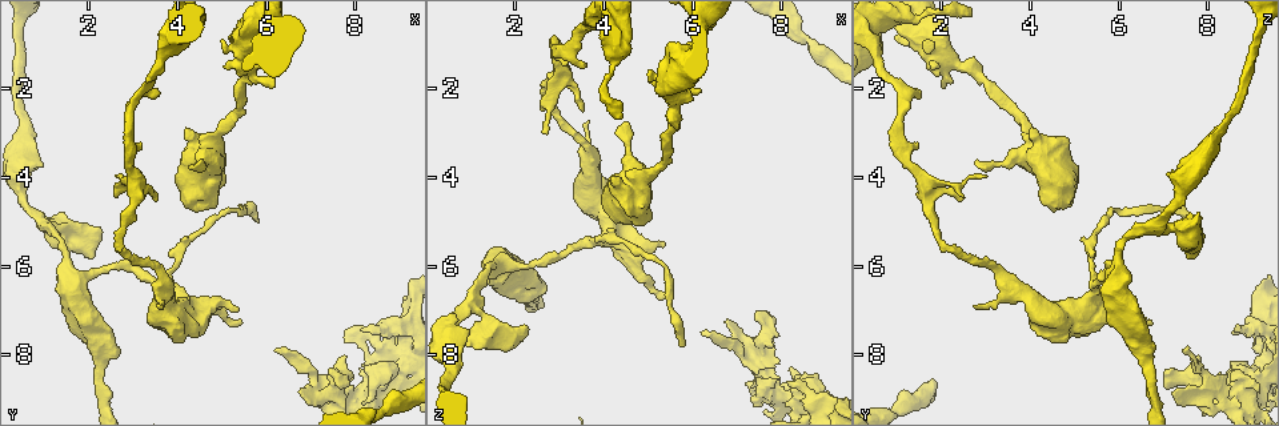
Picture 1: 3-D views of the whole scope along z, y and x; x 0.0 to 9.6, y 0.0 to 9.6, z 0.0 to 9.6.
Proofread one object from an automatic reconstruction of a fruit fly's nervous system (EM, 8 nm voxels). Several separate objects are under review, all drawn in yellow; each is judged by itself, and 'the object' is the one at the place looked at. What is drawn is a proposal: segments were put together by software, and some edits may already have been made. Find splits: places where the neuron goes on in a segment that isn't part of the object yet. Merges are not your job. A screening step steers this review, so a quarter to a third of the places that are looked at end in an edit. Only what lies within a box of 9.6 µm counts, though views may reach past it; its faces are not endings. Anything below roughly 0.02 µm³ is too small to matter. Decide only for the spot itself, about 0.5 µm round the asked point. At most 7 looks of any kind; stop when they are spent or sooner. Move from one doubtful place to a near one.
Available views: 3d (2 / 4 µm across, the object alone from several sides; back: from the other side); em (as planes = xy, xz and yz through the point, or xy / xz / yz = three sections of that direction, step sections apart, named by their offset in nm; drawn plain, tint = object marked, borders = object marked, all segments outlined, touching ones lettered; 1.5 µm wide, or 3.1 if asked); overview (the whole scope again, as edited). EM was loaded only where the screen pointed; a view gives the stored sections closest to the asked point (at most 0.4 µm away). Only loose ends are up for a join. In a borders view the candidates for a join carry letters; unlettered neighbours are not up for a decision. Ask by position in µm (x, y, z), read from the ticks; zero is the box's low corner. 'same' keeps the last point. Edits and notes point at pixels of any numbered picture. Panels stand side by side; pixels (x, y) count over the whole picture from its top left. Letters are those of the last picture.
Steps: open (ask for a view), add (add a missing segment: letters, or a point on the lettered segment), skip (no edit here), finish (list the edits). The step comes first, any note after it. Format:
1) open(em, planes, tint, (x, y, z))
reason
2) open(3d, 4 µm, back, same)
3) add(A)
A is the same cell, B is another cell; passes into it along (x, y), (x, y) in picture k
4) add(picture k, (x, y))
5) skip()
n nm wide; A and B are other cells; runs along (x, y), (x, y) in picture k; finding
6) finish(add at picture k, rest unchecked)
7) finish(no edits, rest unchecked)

open(3d, 4 µm, (6.20, 1.90, 2.00))
branch stops here

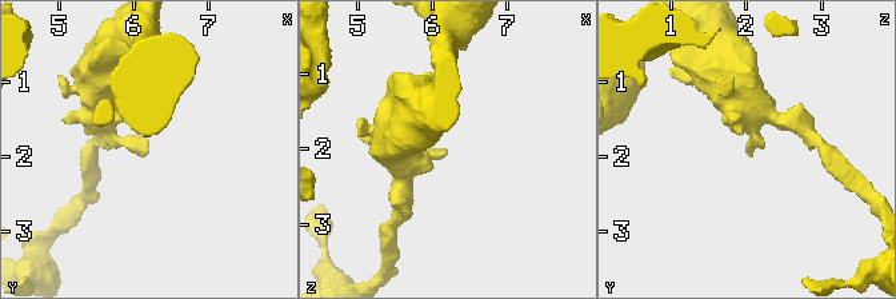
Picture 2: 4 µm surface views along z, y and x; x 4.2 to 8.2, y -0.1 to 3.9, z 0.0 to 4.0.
open(em, planes, plain, (6.25, 1.90, 2.05))
shape alone is not enough

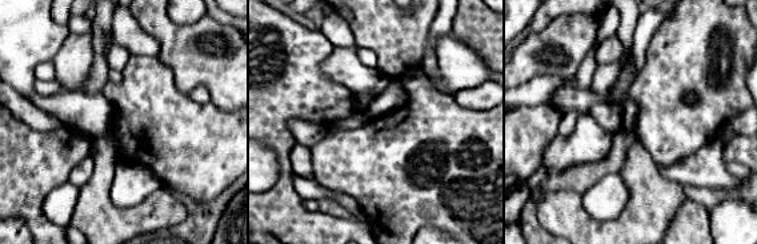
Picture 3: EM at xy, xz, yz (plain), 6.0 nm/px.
open(em, planes, borders, same)
what lies round it

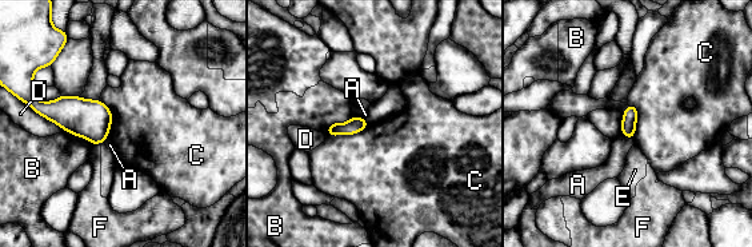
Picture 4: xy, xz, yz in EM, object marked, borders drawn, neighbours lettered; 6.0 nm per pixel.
skip()
A, B, C, D, E and F are other cells; border along (370, 124), (354, 134), (328, 136) in picture 4; none of them fits

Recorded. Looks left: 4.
open(3d, 2 µm, (5.80, 4.95, 7.85))
end of a long branch

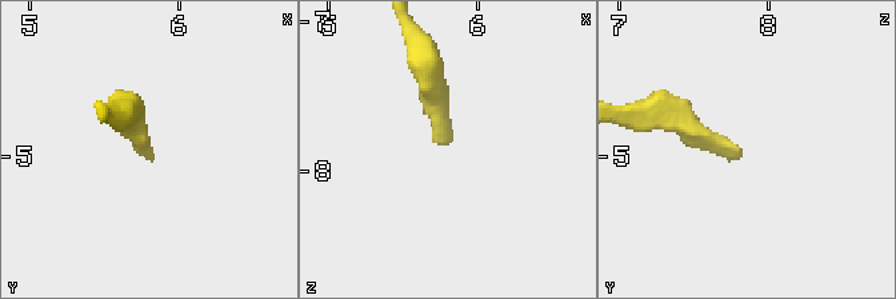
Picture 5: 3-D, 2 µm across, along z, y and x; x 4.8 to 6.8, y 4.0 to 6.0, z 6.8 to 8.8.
open(em, planes, tint, (5.78, 5.02, 7.80))

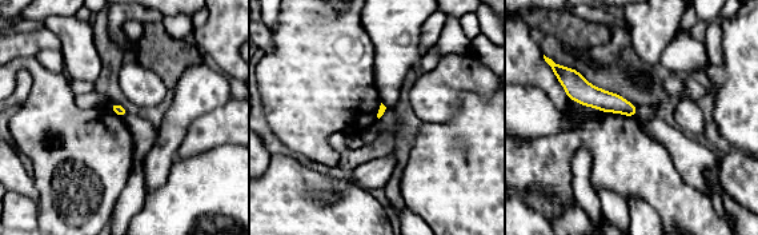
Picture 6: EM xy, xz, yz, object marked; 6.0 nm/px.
open(em, planes, borders, same)

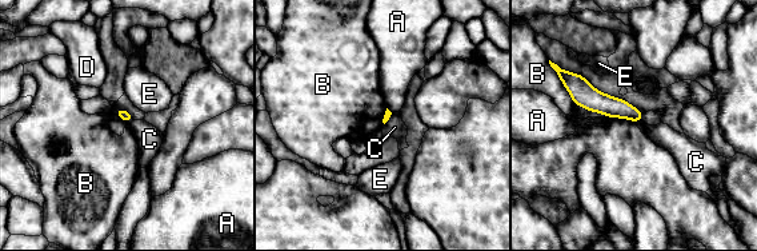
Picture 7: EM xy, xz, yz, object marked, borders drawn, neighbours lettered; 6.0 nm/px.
skip()
A, B, C, D and E are other cells; border along (559, 76), (575, 103) in picture 7; no lettered segment goes on from it

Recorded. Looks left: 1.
finish(no edits, rest unchecked)

